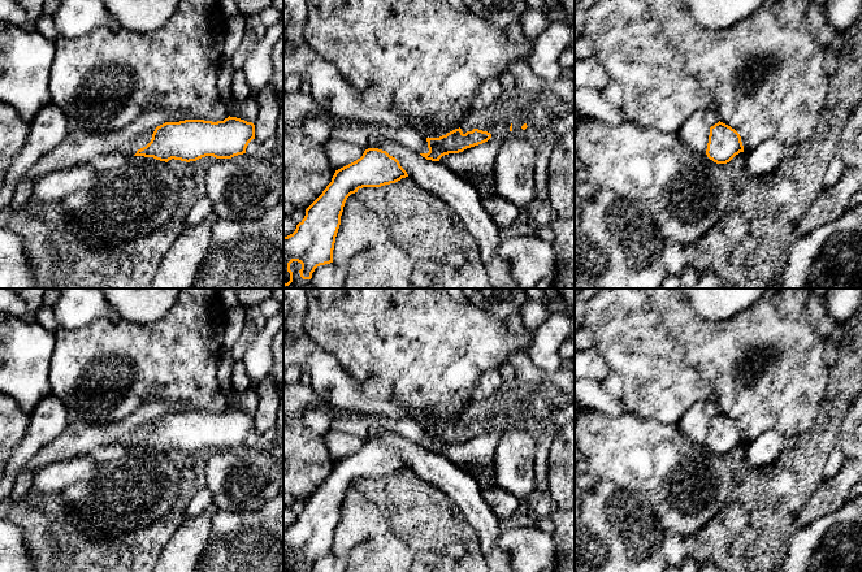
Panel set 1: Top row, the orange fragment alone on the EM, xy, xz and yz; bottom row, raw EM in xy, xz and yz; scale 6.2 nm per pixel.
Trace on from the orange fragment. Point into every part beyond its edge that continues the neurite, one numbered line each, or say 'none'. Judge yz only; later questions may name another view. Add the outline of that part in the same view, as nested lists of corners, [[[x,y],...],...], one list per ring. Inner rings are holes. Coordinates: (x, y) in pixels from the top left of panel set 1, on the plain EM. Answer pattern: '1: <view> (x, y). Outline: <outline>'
none

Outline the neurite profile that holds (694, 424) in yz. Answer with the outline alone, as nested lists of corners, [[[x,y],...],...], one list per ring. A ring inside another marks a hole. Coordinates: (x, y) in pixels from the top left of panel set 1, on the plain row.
[[[697,403],[689,408],[677,424],[680,432],[693,443],[706,445],[710,417],[705,411],[703,403]]]

